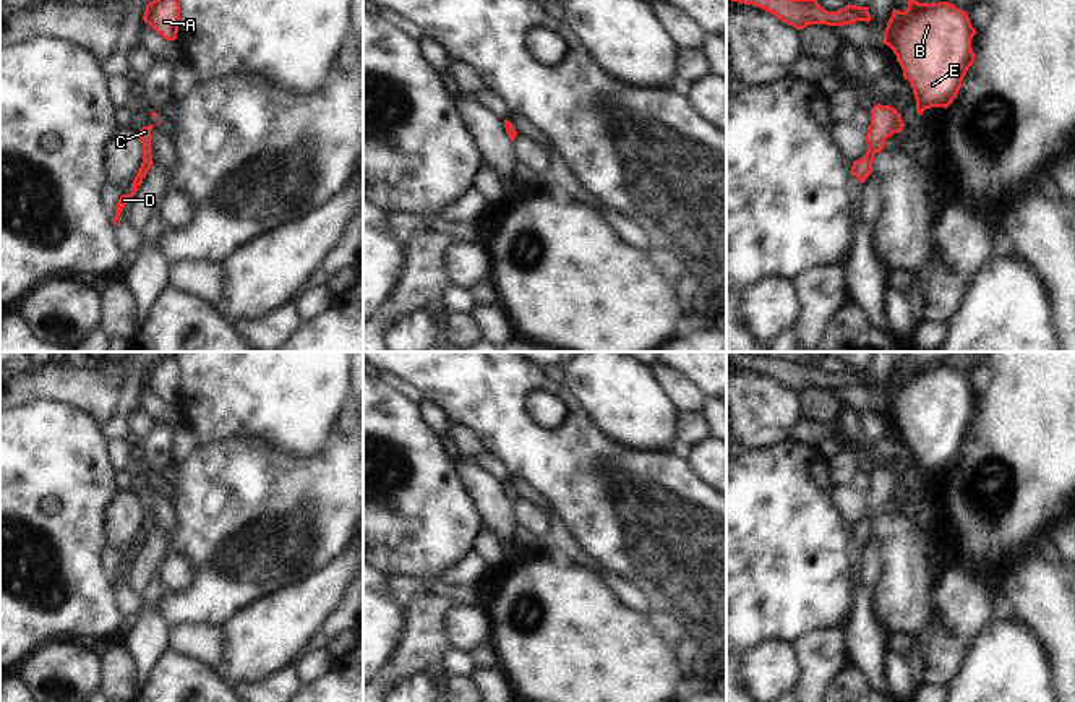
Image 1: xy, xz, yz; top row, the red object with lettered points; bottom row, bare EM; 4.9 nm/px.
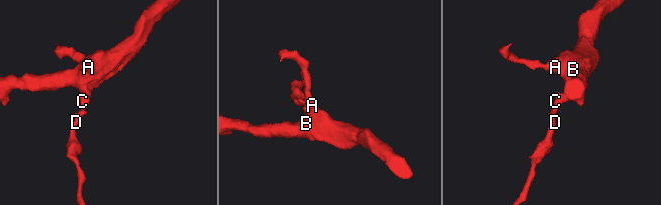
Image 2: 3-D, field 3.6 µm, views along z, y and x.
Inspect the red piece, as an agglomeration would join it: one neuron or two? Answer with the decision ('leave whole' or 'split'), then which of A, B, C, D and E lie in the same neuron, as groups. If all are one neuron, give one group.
leave whole | A B C D E

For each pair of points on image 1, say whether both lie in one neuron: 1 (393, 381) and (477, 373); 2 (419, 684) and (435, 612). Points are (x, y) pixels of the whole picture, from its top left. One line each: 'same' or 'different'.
1: different
2: different

